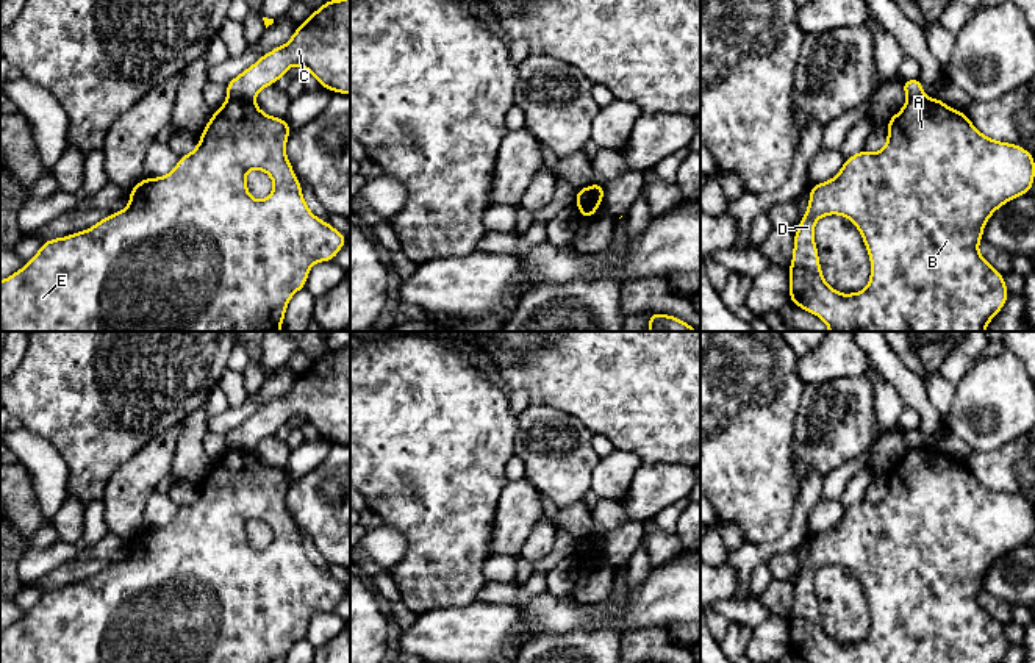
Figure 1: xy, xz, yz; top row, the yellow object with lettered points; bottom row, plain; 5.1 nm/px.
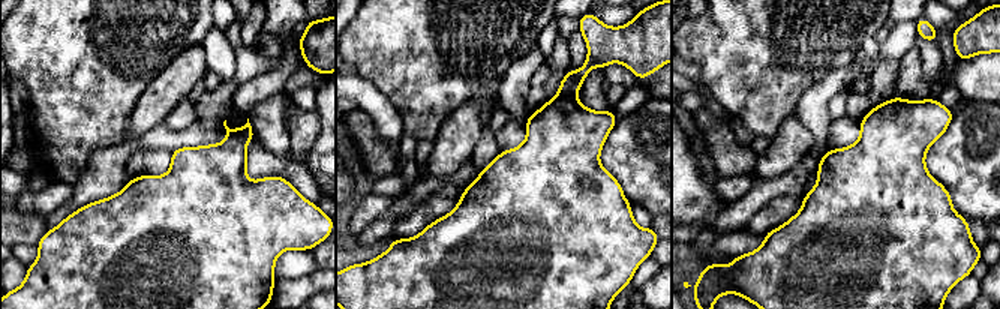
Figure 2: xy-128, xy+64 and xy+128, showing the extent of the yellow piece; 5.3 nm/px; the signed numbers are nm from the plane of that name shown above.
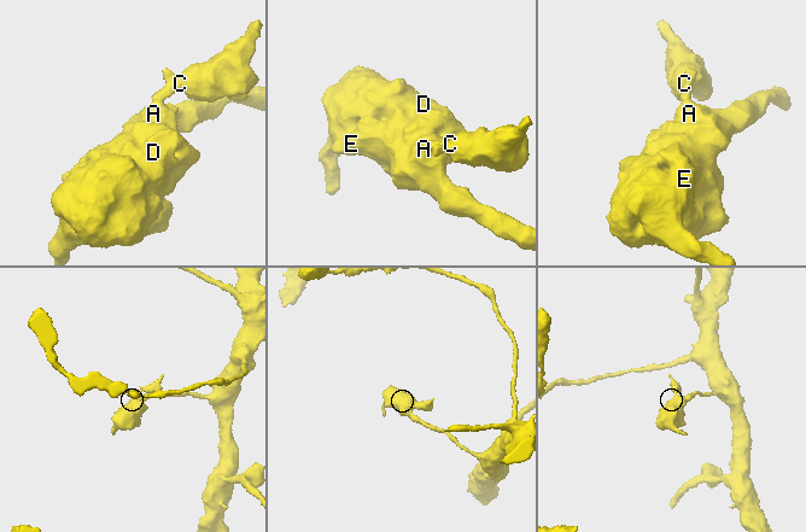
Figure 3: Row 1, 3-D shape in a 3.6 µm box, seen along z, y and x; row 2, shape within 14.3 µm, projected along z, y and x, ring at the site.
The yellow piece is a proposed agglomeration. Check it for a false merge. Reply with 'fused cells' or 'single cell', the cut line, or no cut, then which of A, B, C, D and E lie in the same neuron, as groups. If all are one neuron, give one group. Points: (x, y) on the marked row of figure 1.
fused cells; cut xy (229, 97), (241, 97), (252, 102); groups A B D E / C

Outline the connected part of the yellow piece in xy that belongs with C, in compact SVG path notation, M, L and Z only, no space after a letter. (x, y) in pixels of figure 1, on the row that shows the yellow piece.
M327 0L285 45L267 52L228 81L227 97L253 102L263 88L286 77L294 64L314 75L324 89L350 94L350 0Z

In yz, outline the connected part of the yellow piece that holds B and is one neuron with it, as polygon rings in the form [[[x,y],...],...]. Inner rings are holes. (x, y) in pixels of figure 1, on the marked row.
[[[918,97],[907,99],[904,108],[886,122],[888,139],[885,147],[871,153],[861,150],[844,159],[836,177],[824,183],[810,186],[810,200],[807,213],[800,217],[799,228],[794,236],[793,260],[790,274],[790,300],[800,310],[805,310],[829,325],[829,332],[985,332],[990,321],[1004,308],[1010,297],[1004,275],[994,269],[980,253],[979,242],[983,239],[983,225],[993,213],[1007,202],[1030,192],[1035,180],[1035,156],[1018,144],[990,139],[982,134],[969,120],[966,113],[960,113],[947,106],[940,99]],[[840,214],[847,217],[860,231],[871,261],[871,278],[860,292],[841,294],[830,288],[822,275],[818,247],[815,244],[815,224],[818,219]]]

